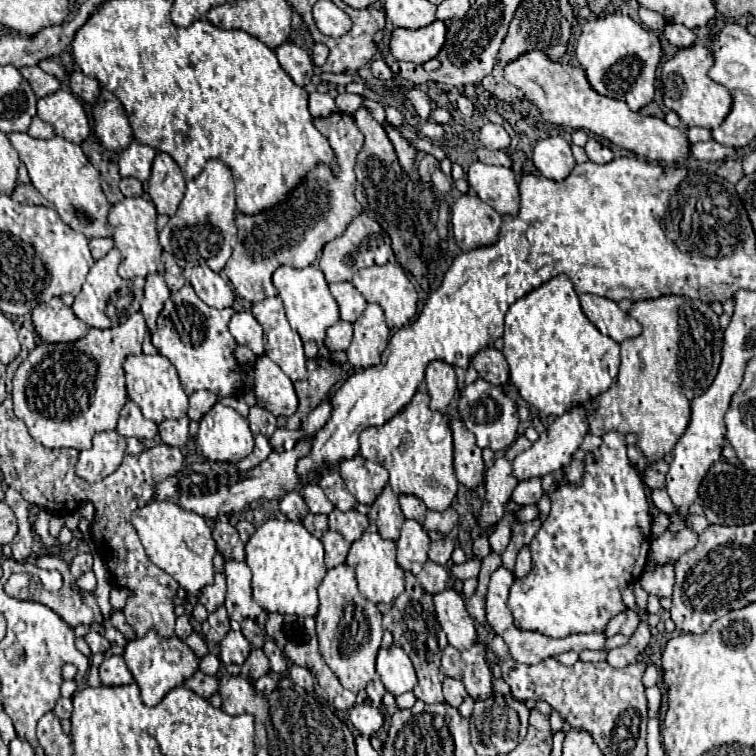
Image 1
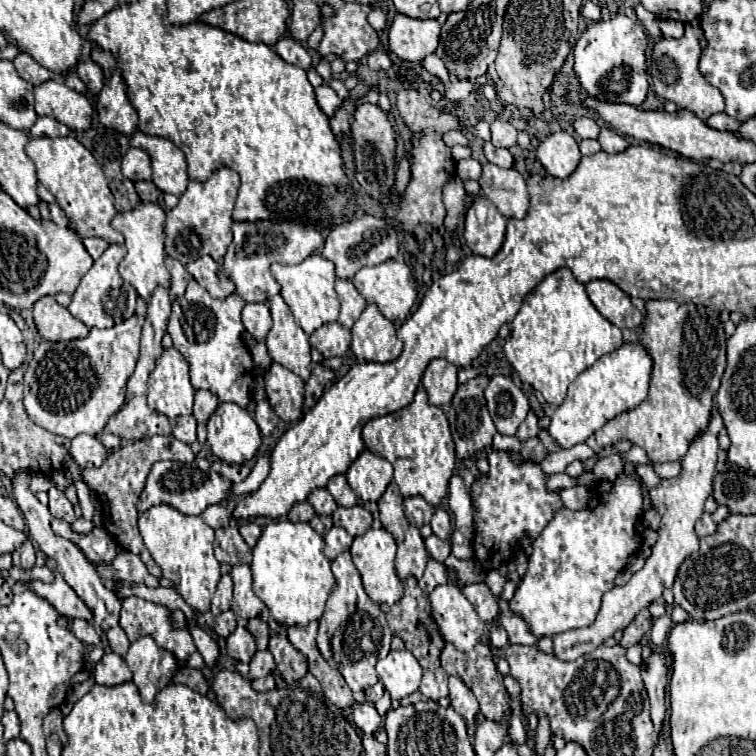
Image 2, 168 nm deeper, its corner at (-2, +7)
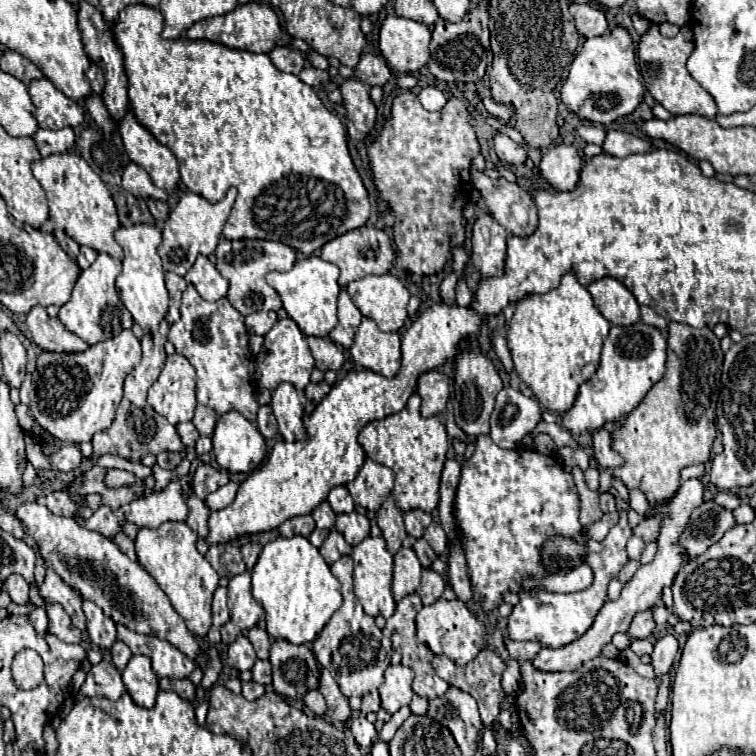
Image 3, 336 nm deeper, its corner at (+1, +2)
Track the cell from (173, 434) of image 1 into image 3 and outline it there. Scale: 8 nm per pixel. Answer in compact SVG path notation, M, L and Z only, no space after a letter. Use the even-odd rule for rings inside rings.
M179 423L177 431L179 431L181 441L185 443L185 447L193 447L195 441L199 439L199 433L197 433L197 429L195 429L193 423Z

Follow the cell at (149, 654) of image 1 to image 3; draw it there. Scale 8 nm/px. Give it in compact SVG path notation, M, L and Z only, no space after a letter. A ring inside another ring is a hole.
M133 655L123 671L123 683L127 693L139 707L149 709L155 705L159 683L157 683L157 675L151 671L149 657Z

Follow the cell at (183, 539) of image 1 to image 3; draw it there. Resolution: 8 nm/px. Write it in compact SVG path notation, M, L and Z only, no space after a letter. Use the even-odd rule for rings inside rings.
M163 523L159 529L141 527L135 537L135 551L139 565L157 581L157 585L169 597L173 609L185 621L187 629L205 637L211 627L211 599L219 585L219 575L209 565L209 561L197 551L197 533L187 523Z

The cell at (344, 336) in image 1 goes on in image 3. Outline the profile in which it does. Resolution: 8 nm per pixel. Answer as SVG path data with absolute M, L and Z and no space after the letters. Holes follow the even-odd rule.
M309 337L309 347L315 357L315 367L321 371L339 371L343 365L343 351L329 337Z

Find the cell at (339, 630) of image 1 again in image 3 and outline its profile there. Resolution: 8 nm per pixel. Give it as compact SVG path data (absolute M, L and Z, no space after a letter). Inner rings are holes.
M343 555L331 565L331 571L341 583L343 605L325 625L319 639L313 641L313 653L317 661L333 675L345 697L361 697L365 693L377 691L383 683L383 671L389 667L391 657L391 639L383 639L383 633L375 625L375 619L365 615L359 599L353 593L353 559L349 555Z

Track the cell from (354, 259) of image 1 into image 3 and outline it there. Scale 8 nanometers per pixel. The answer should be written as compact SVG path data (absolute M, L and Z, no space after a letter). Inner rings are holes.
M359 227L353 231L347 231L345 235L339 235L337 239L329 241L323 245L321 249L321 259L335 263L341 269L341 277L339 277L339 285L345 287L351 281L357 281L365 275L385 275L389 273L393 259L395 259L395 251L391 245L391 239L385 231L377 229L377 227Z

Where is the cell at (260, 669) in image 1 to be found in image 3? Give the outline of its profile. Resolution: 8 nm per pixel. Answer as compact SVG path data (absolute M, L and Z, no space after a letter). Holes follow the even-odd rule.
M255 661L255 667L251 669L253 681L259 685L271 685L271 663L269 661Z

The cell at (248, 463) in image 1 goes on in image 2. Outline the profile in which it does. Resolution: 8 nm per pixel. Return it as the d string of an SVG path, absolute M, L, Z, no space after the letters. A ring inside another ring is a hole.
M220 460L212 462L212 468L214 468L216 472L220 472L222 476L228 476L232 482L242 482L242 480L246 480L246 476L252 472L252 468L250 468L248 464L232 464L232 466L226 468L226 464L220 466Z

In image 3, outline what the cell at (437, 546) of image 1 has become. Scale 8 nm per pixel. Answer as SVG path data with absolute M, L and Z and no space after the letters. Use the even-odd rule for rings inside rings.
M417 539L415 545L413 545L413 551L417 553L419 563L421 563L423 567L429 567L429 565L437 559L437 555L435 555L433 549L429 547L429 543L425 543L425 539Z

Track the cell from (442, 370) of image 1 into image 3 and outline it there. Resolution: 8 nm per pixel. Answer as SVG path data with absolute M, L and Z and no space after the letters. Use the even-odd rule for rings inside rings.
M437 369L425 371L417 381L417 393L421 397L421 415L439 415L447 407L449 377Z

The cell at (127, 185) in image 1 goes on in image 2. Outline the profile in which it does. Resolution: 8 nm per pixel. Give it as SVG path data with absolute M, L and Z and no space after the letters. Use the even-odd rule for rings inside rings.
M138 180L134 186L136 186L136 192L138 192L142 202L156 202L158 200L160 190L154 186L154 182L150 182L150 180Z

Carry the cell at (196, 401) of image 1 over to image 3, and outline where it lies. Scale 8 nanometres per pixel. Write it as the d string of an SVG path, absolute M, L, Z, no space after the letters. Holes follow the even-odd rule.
M197 405L195 409L195 417L193 417L193 425L197 427L197 431L205 437L213 435L213 429L217 425L217 413L205 405Z

